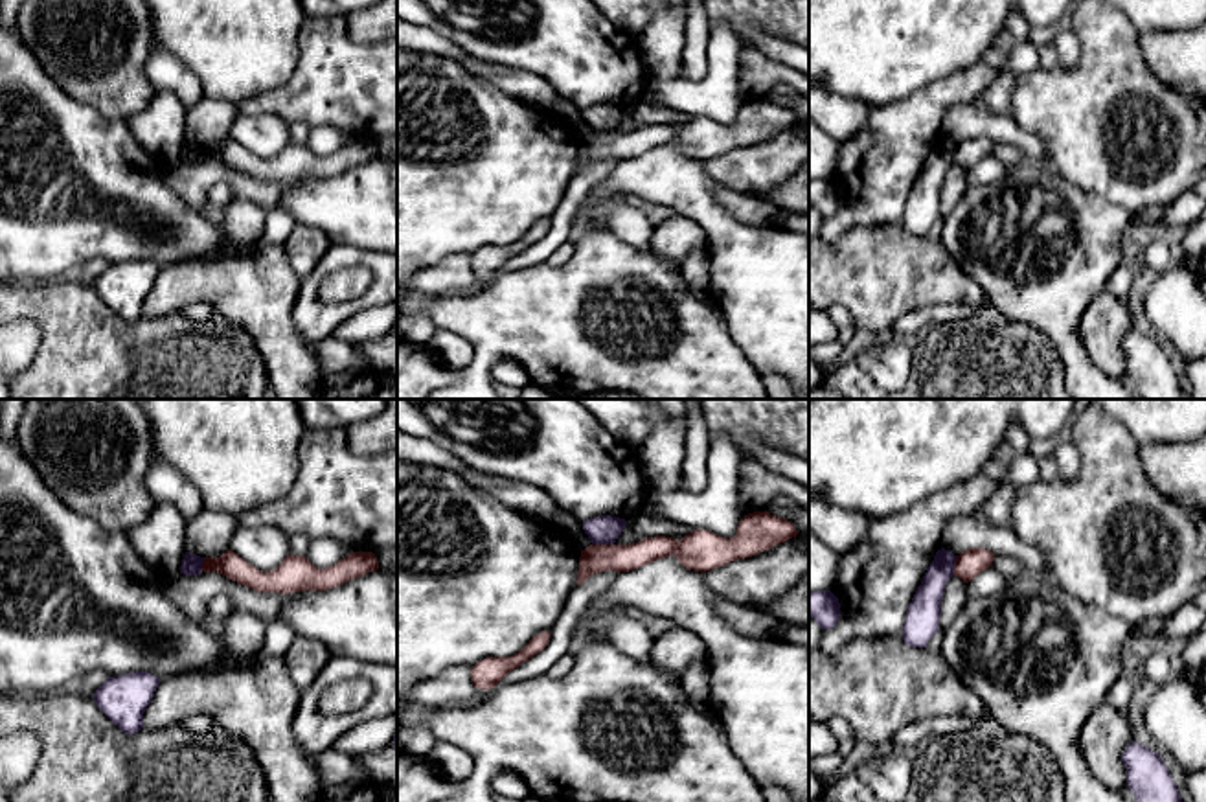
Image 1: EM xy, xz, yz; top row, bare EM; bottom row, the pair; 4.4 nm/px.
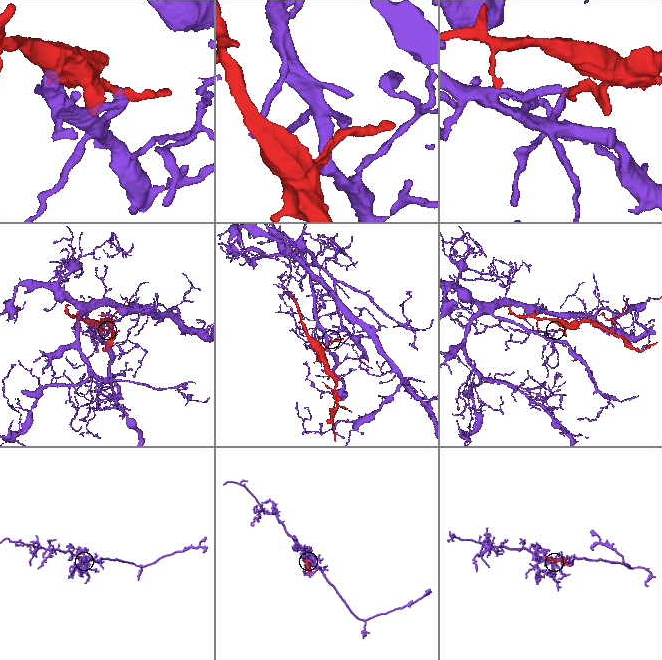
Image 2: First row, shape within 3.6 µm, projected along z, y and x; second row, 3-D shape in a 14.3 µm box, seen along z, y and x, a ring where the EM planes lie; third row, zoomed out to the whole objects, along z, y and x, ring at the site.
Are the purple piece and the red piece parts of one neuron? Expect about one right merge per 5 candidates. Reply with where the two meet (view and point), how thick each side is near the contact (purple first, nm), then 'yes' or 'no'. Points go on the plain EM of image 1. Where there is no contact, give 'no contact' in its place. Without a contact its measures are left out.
contact xz (602, 131); calibres 130 and 130 nm; no

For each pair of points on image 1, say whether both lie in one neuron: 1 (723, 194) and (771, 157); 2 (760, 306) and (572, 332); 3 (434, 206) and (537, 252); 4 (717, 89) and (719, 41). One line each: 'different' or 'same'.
1: different
2: different
3: different
4: same

